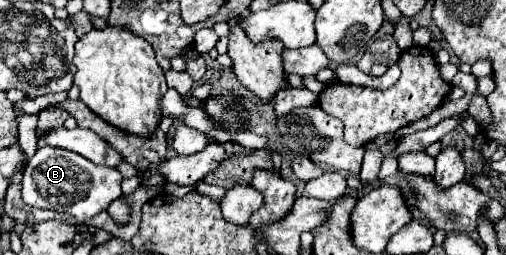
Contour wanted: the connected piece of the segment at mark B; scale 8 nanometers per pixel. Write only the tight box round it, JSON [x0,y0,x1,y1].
[22,146,122,222]

